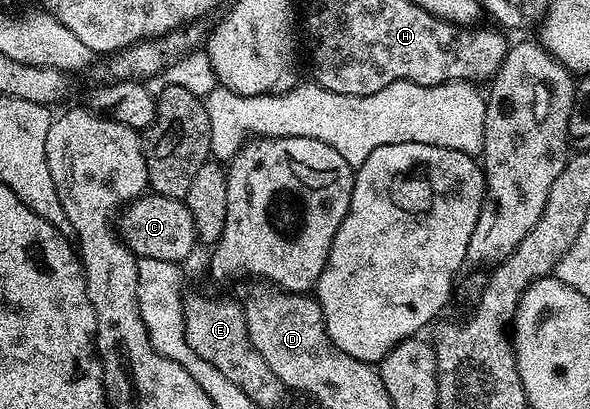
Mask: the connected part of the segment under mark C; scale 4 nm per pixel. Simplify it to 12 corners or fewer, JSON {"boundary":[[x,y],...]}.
{"boundary":[[145,193],[119,220],[140,259],[183,264],[198,247],[187,202]]}

